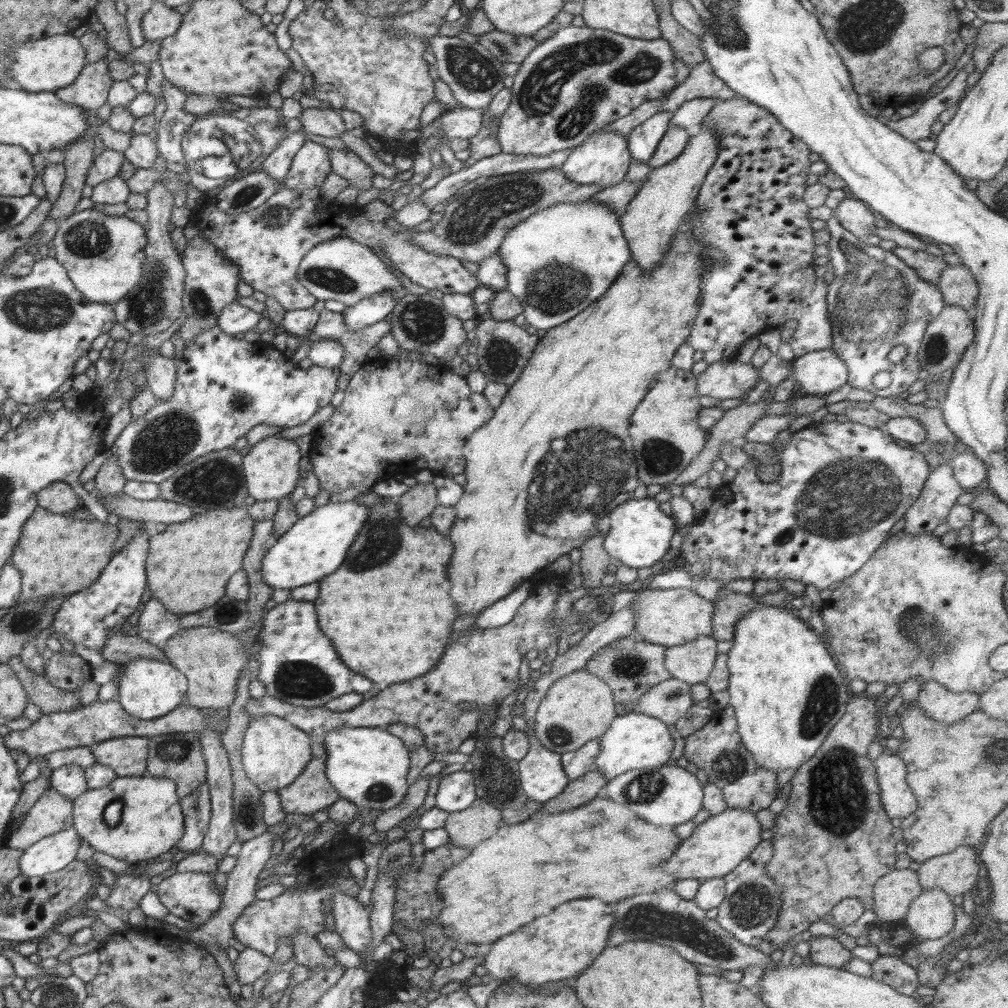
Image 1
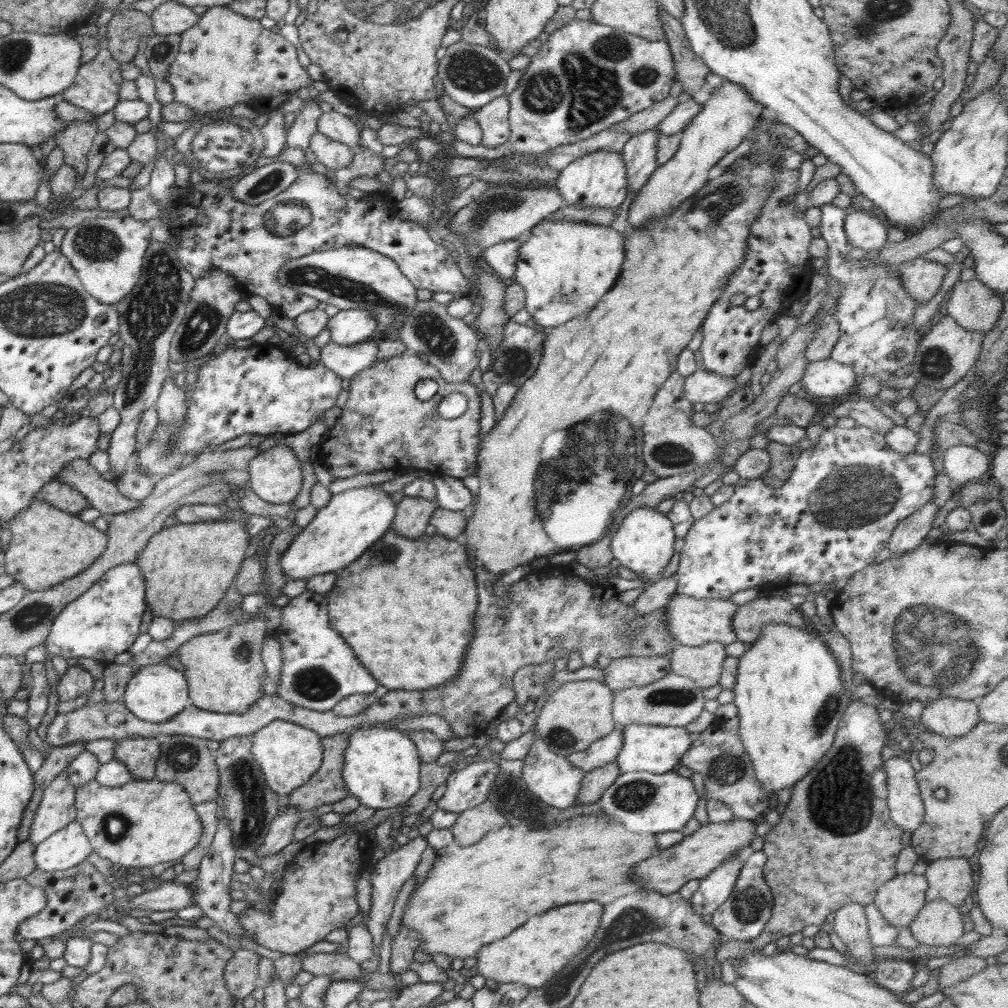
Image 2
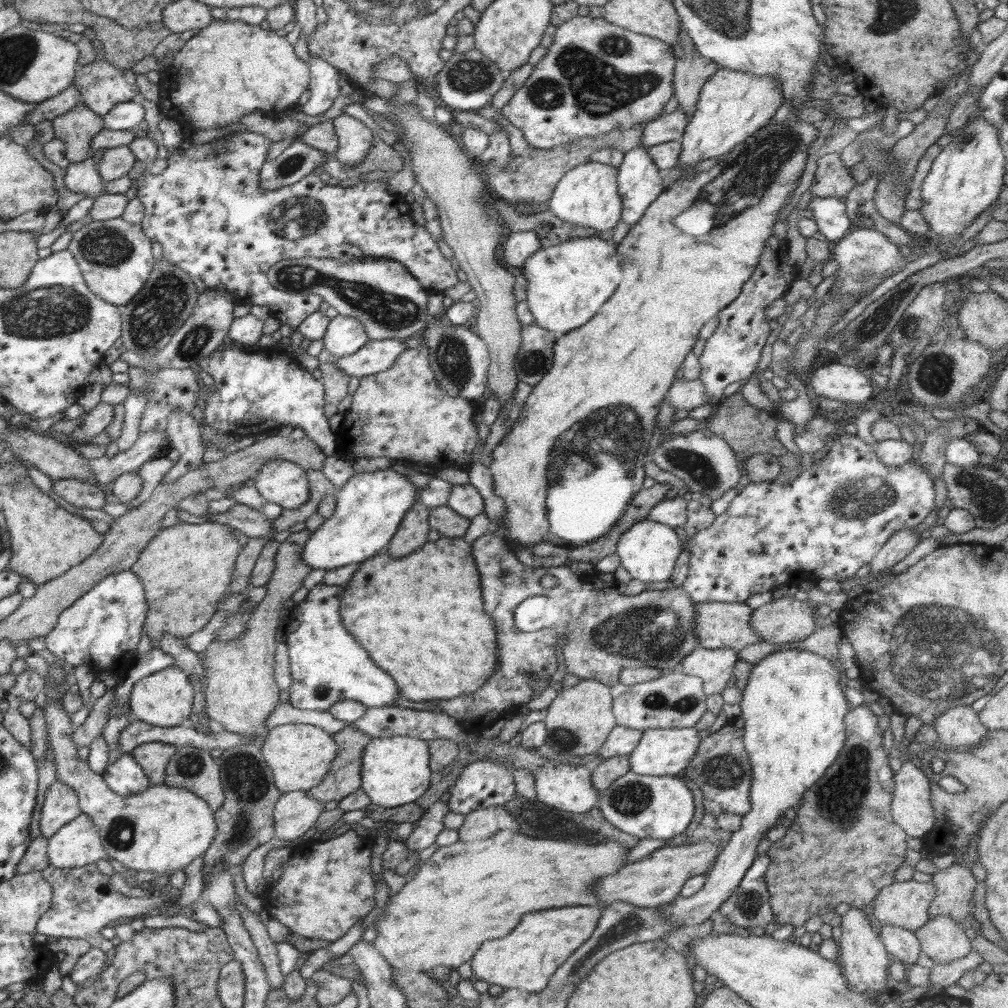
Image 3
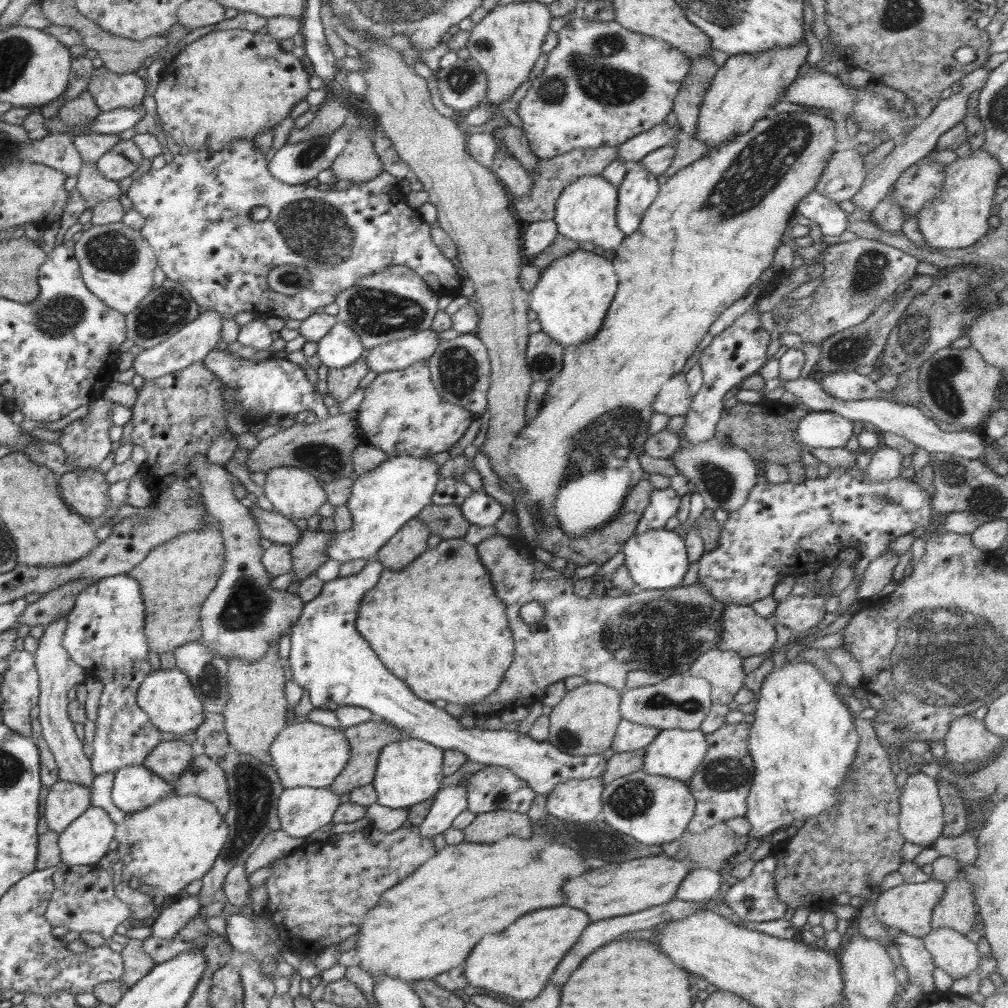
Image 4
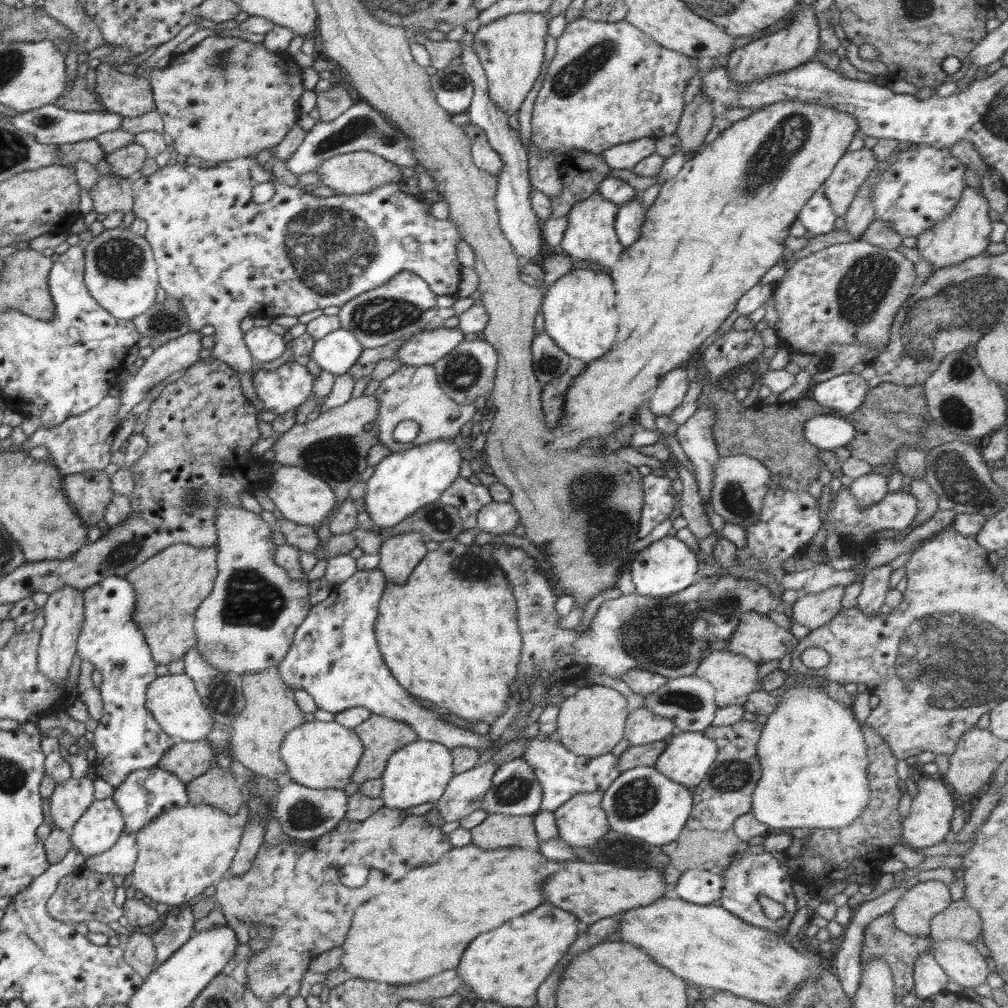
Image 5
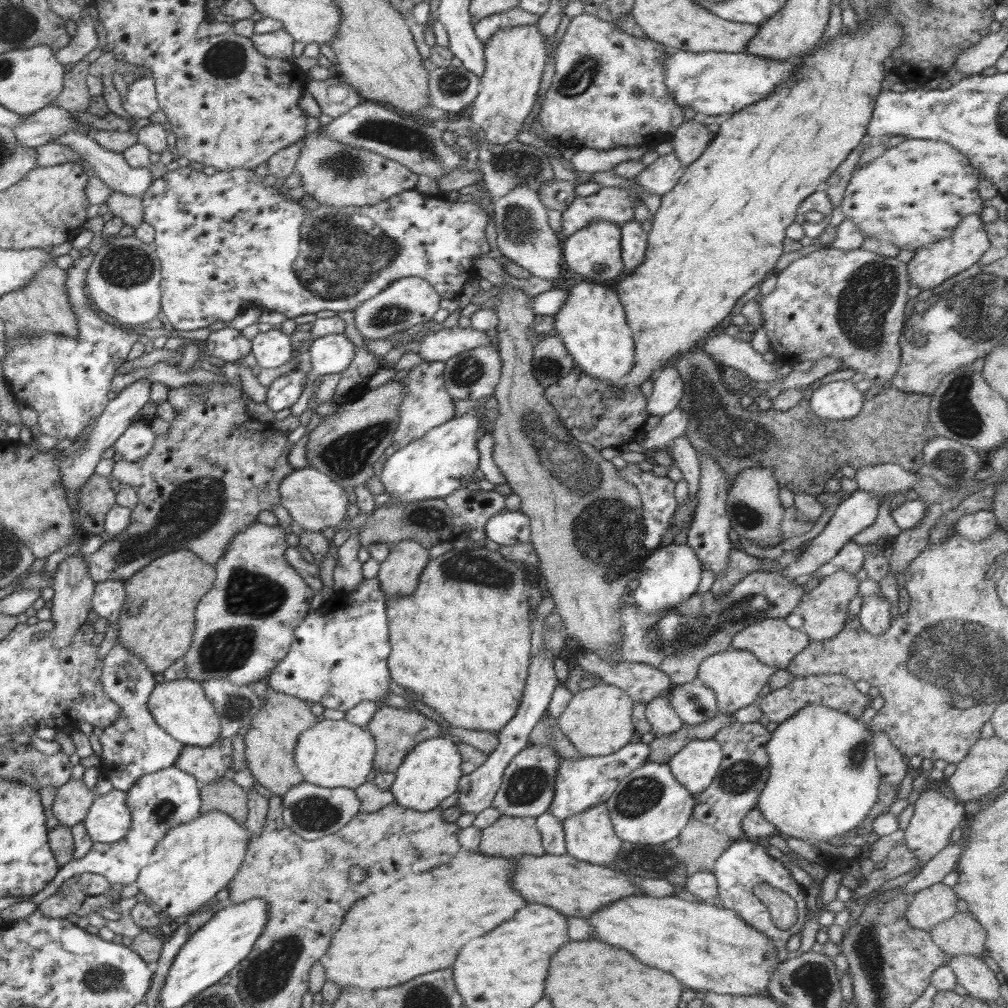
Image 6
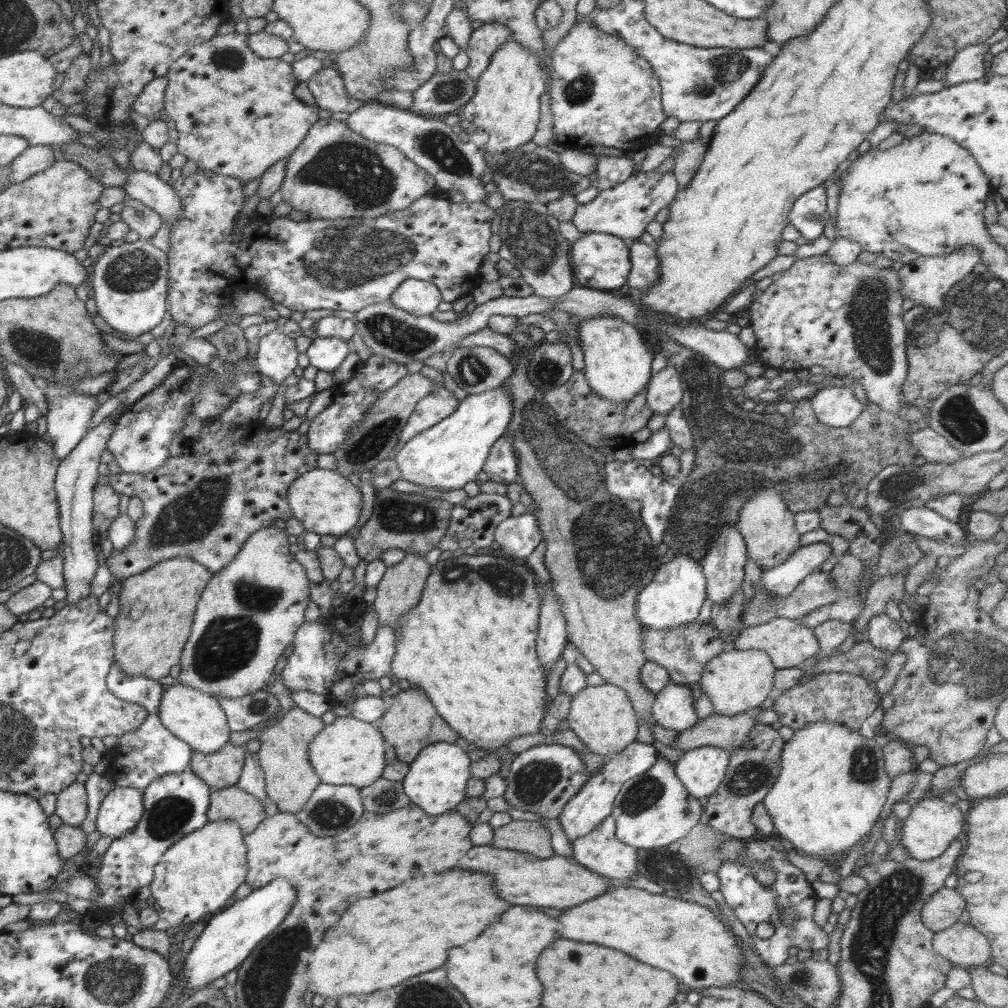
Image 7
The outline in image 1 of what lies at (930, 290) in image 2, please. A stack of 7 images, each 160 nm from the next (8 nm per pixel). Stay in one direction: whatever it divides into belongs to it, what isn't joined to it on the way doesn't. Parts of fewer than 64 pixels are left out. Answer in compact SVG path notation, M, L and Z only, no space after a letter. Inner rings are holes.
M896 246L891 252L900 258L906 266L910 266L920 279L936 284L942 270L948 266L942 257L933 256L920 249Z

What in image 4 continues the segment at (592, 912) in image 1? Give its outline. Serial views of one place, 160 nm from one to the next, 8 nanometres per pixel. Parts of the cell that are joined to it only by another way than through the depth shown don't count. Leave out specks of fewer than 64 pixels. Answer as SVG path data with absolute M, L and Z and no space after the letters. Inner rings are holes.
M570 906L530 912L510 924L502 934L488 934L474 946L466 960L467 982L479 991L491 990L517 1002L532 1000L545 989L560 960L578 942L580 934L590 923L587 914Z

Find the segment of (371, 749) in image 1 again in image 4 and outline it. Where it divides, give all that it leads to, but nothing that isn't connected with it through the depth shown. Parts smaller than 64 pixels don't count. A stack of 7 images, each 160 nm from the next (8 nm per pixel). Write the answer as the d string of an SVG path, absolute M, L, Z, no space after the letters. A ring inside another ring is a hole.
M406 737L392 742L380 751L376 772L371 782L377 794L377 804L387 808L409 808L414 804L434 798L439 791L442 778L443 750L424 742Z

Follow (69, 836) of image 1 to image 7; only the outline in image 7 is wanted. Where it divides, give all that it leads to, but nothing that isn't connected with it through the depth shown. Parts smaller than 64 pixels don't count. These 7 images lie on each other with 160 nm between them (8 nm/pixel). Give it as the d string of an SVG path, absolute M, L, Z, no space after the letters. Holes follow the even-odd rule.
M115 787L104 797L96 828L101 836L121 837L138 825L144 816L144 800L140 789Z

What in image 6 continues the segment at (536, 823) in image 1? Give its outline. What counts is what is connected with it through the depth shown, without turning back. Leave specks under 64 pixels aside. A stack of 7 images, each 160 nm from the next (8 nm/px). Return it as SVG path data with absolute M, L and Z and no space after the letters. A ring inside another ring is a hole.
M460 848L448 864L426 872L410 873L397 880L396 884L392 883L392 888L358 900L348 910L342 926L333 934L326 954L319 958L326 970L326 981L335 982L342 989L355 986L374 990L395 987L420 974L452 966L458 950L468 940L490 932L504 920L512 920L516 910L524 908L524 898L516 896L516 890L512 888L514 871L515 862L512 859Z

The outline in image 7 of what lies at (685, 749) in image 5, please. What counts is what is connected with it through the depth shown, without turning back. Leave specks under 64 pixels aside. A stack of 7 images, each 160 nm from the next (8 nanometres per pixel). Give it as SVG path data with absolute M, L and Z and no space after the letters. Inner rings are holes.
M702 746L686 751L674 765L684 788L692 796L701 799L716 792L726 774L728 763L728 751Z

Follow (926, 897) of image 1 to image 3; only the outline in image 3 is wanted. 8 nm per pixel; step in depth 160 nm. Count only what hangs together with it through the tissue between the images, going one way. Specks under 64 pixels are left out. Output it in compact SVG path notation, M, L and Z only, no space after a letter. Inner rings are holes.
M947 914L930 917L915 935L922 952L936 963L949 963L972 952L971 940L964 934L964 926Z

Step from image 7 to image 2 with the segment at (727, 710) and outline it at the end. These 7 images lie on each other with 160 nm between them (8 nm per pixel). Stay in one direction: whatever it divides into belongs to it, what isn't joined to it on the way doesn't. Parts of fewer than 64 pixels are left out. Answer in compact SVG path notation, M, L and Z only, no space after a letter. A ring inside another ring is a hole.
M707 642L700 646L677 644L669 655L671 672L692 679L704 690L715 686L722 676L722 665L727 657L725 644Z

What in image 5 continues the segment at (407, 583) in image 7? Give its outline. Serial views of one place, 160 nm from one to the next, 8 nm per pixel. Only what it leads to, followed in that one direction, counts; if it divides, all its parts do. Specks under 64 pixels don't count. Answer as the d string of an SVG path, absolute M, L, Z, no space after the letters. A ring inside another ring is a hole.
M405 532L384 539L379 548L379 565L386 581L404 584L416 565L427 553L424 536L419 532Z

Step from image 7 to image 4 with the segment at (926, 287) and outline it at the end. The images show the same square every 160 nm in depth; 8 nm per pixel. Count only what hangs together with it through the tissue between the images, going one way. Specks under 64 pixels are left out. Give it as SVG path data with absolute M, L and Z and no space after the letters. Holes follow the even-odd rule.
M982 147L972 151L968 157L958 157L955 162L946 165L942 194L938 198L934 198L932 202L924 204L924 208L917 214L918 228L924 236L923 244L933 249L957 249L980 242L991 230L989 219L1001 174L1003 172L998 159Z

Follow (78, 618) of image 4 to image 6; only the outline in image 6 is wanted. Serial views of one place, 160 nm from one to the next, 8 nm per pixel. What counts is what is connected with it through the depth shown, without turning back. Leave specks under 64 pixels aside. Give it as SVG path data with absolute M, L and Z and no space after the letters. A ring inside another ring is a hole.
M105 580L95 583L94 596L91 608L102 618L108 620L108 624L114 624L118 629L120 611L125 599L125 586L123 580ZM119 634L116 644L103 659L101 684L108 699L120 707L120 718L116 724L102 729L99 737L101 765L98 769L101 778L108 779L114 789L122 791L127 791L137 778L145 774L170 768L184 750L184 744L169 736L148 711L148 700L157 683L155 673L146 666L138 655L120 643Z

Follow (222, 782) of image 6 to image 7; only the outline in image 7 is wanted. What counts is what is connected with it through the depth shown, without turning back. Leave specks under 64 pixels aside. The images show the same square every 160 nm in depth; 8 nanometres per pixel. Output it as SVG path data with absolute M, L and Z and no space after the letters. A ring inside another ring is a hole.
M236 785L226 788L214 788L210 793L210 806L207 819L232 820L238 824L244 835L251 833L268 816L266 804L255 796L244 792Z

